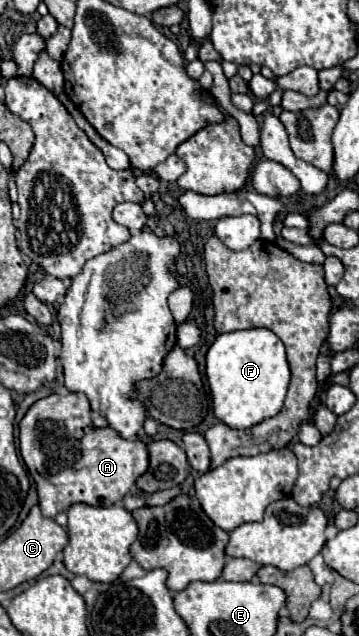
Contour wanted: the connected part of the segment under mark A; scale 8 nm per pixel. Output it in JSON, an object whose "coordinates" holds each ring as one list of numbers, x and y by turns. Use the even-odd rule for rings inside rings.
{"coordinates":[[68,392,64,396,50,394,30,406,20,422,20,454,36,480,40,508,48,518,54,518,58,512,68,512,68,508,78,502,90,506,112,506,122,500,148,470,148,446,138,438,124,440,114,428,94,428,90,402,80,392]]}

